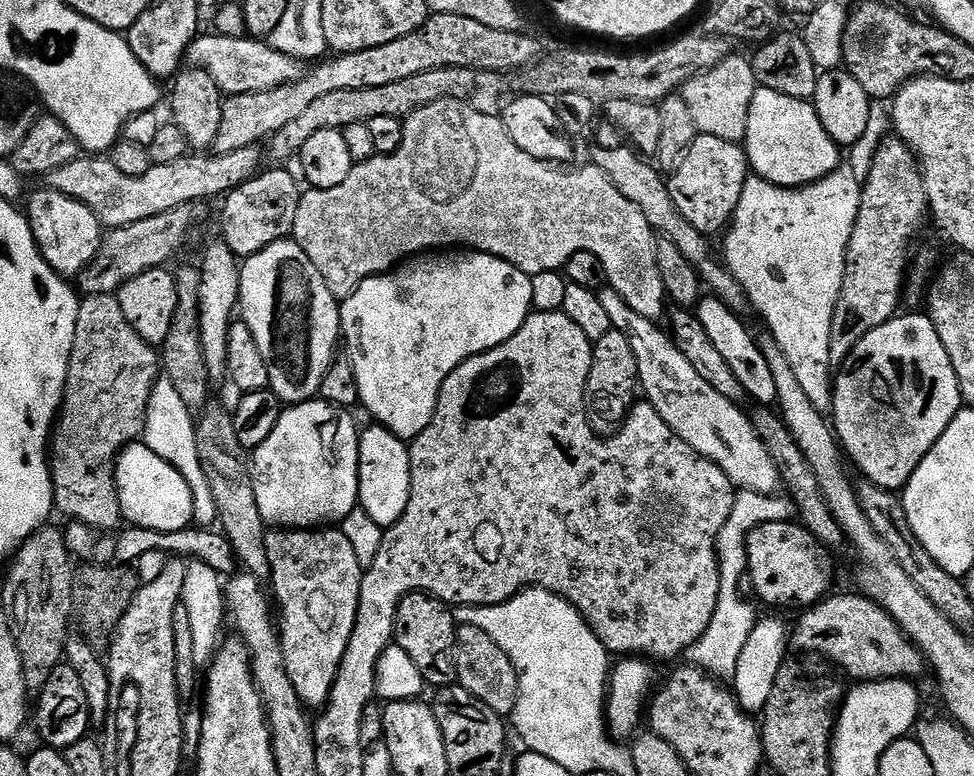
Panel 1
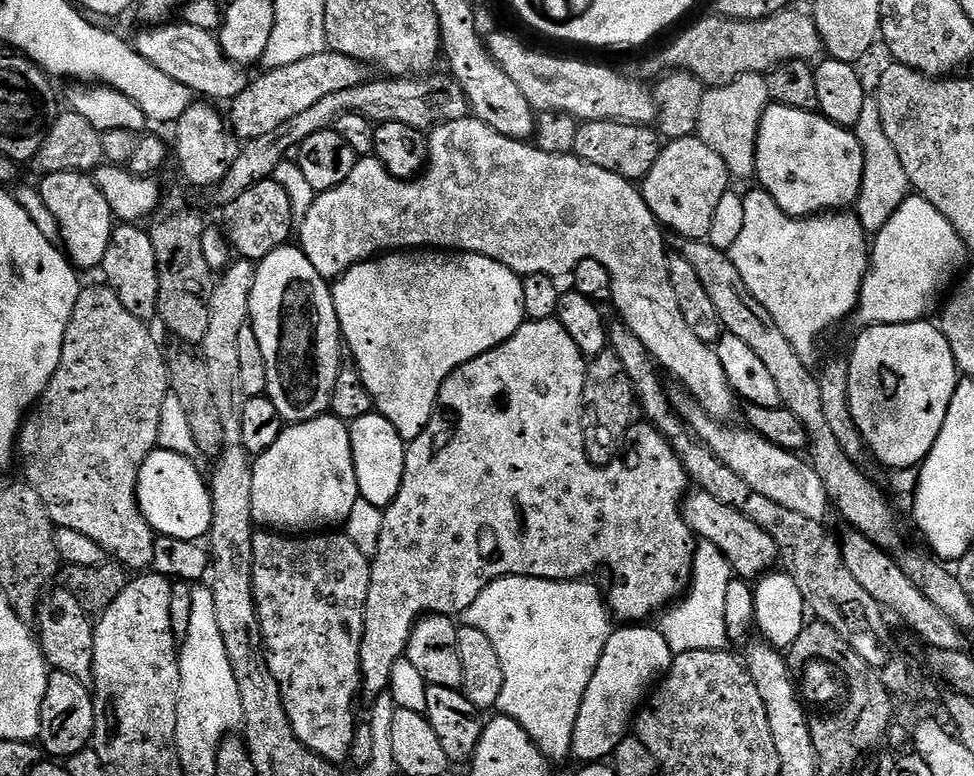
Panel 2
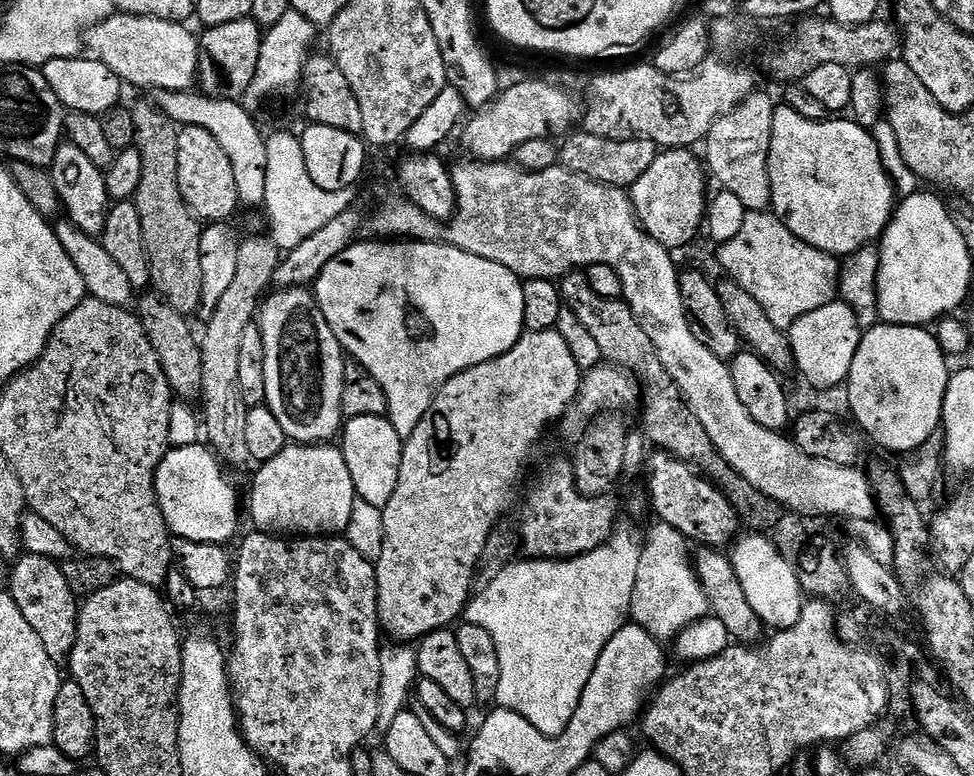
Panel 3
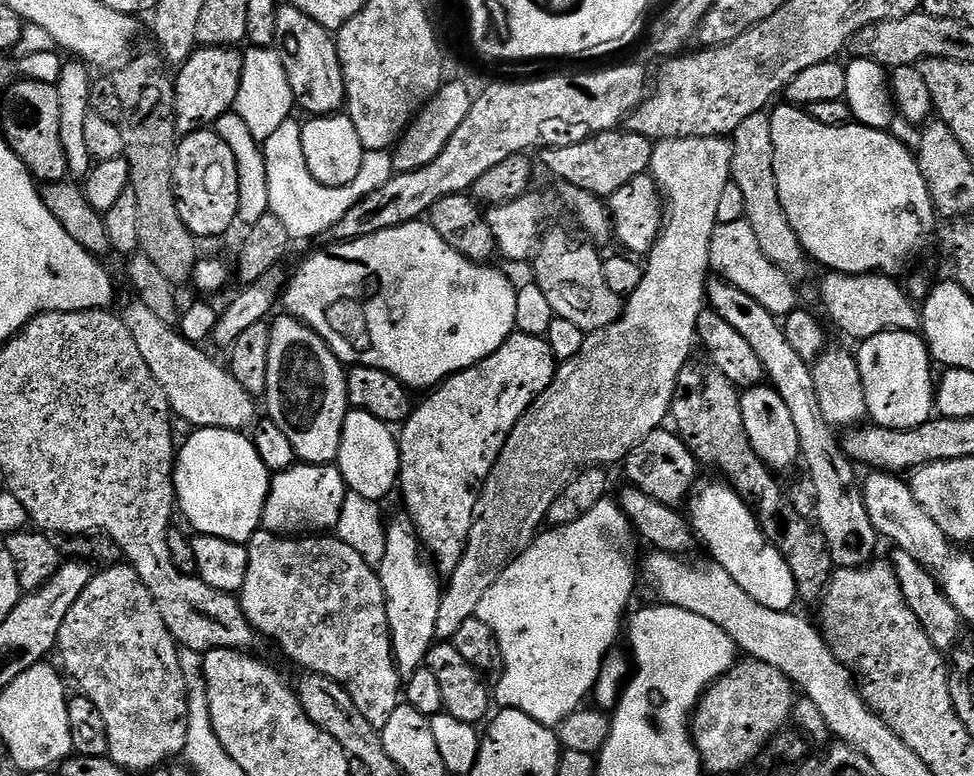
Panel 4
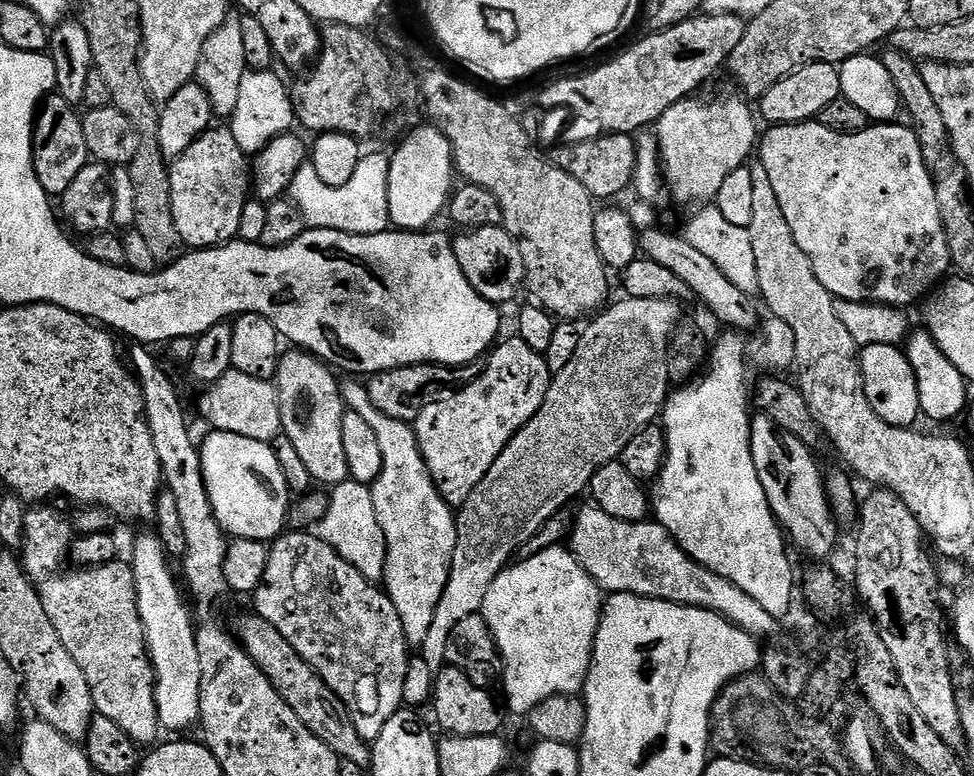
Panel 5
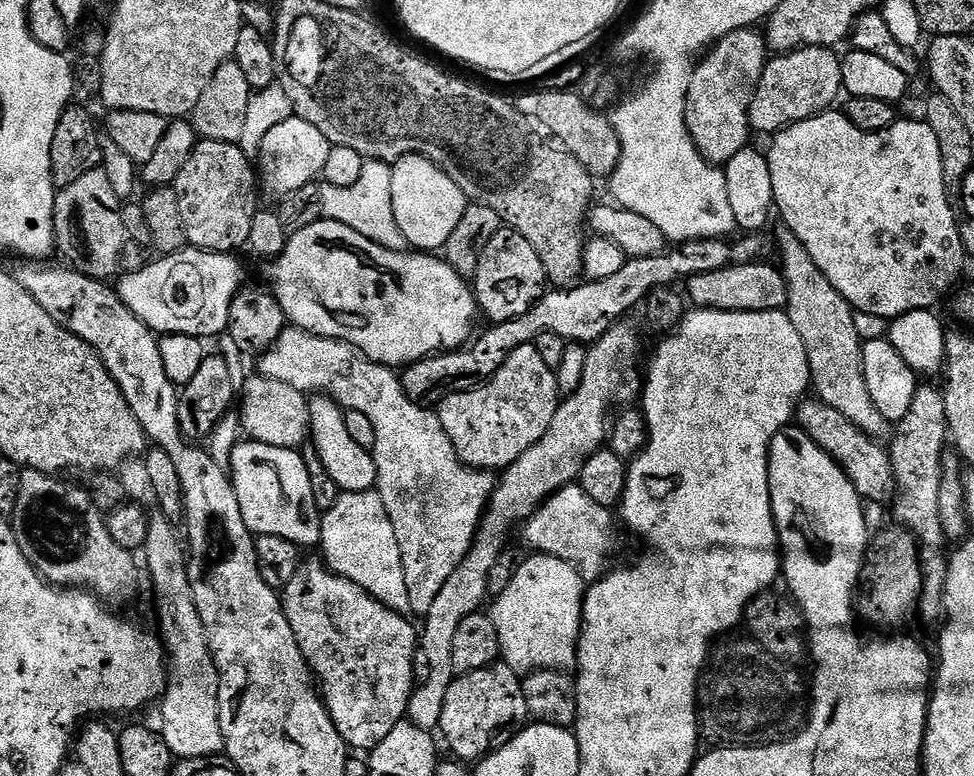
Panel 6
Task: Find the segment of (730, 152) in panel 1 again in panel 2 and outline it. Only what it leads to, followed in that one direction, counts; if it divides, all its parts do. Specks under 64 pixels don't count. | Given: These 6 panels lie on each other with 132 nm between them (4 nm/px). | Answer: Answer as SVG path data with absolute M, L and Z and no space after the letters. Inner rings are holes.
M699 136L667 141L658 154L658 162L650 166L650 174L642 181L646 206L665 229L673 228L685 240L708 240L718 202L730 190L728 167Z

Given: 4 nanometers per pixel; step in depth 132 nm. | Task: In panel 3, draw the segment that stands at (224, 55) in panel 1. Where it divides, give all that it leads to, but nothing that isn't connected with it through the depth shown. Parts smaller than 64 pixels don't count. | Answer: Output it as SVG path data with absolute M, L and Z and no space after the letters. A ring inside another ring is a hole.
M114 14L91 29L90 48L125 85L156 88L160 92L187 92L197 83L200 46L191 27L162 22L158 18L138 18Z

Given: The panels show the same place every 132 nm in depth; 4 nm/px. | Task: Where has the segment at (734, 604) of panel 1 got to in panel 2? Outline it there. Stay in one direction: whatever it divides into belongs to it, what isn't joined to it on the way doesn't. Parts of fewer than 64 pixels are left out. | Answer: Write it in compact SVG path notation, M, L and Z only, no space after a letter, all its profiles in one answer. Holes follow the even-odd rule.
M709 540L697 543L695 566L687 594L677 599L662 615L658 627L667 640L673 655L690 653L692 650L725 651L730 644L726 626L726 606L728 605L729 584L734 578L729 560L718 546Z

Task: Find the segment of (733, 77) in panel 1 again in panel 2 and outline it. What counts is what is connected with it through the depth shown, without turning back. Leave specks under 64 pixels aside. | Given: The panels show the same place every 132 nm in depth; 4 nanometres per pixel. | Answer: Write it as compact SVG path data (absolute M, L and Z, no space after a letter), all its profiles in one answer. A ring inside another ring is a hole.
M746 74L730 86L708 88L698 110L696 135L710 150L724 157L729 177L752 180L756 175L756 147L762 116L770 103L768 82L764 76Z

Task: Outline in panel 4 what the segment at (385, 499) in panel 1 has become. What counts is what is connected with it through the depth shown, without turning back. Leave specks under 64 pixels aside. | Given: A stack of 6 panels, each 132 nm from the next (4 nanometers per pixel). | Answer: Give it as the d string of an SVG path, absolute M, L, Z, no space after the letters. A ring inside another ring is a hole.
M349 409L346 422L343 423L343 438L339 444L336 466L343 474L349 491L361 494L362 498L369 498L376 503L384 501L399 483L400 448L393 429L372 414Z

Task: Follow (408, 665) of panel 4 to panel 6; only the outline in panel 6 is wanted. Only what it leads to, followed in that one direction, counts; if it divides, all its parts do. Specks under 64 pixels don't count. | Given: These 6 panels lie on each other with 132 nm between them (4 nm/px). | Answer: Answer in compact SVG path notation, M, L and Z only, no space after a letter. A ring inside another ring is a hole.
M289 327L269 345L259 360L259 375L267 380L282 382L296 388L301 394L308 394L308 391L312 391L312 394L323 394L329 400L335 400L341 409L364 416L360 418L370 429L370 434L372 430L370 464L374 469L374 491L380 496L380 502L388 515L389 526L393 530L393 538L396 540L397 554L400 556L406 584L406 604L409 609L412 607L417 612L417 617L424 617L438 590L442 590L446 578L454 574L454 570L471 548L492 495L493 473L464 467L452 455L452 446L444 436L437 413L406 398L400 389L397 373L392 373L395 371L391 367L365 360L346 344L340 344L337 340L326 340L321 336L309 336L298 328Z

